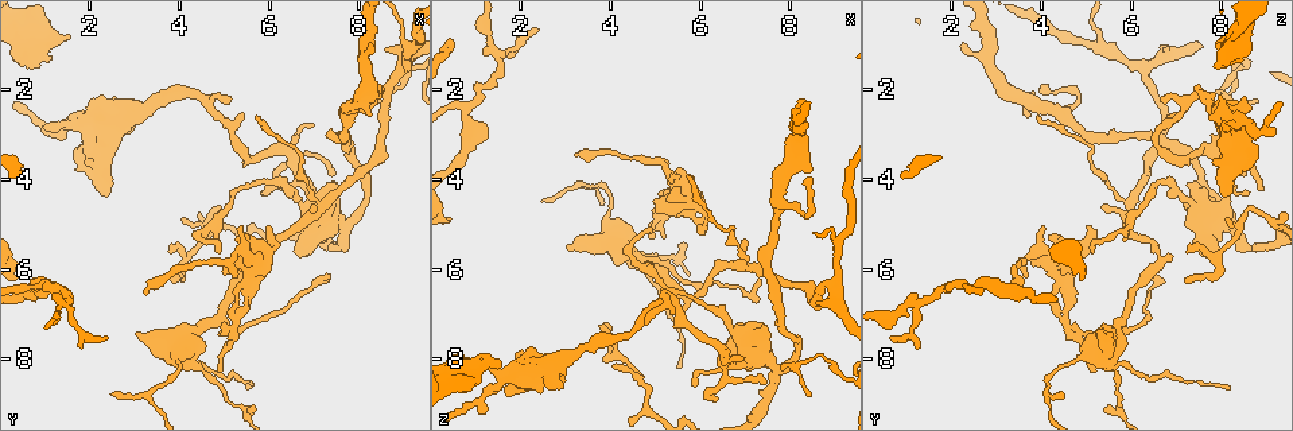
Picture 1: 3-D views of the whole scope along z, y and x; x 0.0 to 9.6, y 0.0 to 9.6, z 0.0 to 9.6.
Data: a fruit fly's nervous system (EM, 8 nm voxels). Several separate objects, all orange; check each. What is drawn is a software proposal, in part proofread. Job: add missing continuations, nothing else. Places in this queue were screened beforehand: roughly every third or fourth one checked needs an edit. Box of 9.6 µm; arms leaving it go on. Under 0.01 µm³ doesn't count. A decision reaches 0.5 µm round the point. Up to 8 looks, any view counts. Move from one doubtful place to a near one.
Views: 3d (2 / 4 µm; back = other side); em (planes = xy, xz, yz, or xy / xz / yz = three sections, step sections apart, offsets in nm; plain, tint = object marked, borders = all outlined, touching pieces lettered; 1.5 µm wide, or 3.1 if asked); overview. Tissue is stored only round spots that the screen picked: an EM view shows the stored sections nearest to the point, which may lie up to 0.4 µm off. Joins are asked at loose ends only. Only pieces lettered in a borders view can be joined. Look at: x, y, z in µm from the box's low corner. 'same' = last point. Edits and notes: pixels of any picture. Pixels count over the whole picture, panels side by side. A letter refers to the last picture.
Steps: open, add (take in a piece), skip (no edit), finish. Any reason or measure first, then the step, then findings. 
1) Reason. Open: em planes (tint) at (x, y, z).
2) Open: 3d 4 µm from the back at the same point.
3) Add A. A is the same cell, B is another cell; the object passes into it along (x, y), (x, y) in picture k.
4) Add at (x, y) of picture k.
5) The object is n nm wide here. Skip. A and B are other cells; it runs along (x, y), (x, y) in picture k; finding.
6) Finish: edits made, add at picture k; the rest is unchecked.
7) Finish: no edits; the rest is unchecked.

Thin end. Open: em planes (borders) at (3.25, 6.50, 3.50).

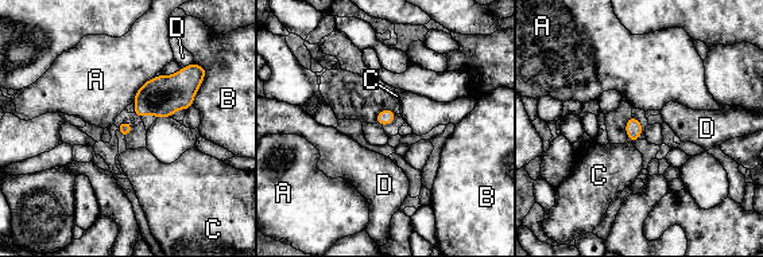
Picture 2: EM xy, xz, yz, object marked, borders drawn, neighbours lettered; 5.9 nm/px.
The object is 90 nm wide here. Skip. A, B, C and D are other cells; a border runs along (162, 74), (150, 78), (132, 100) in picture 2; none of them fits.

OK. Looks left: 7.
Stops while still wide. Open: em yz step 4 (borders) at (3.05, 7.40, 5.60).

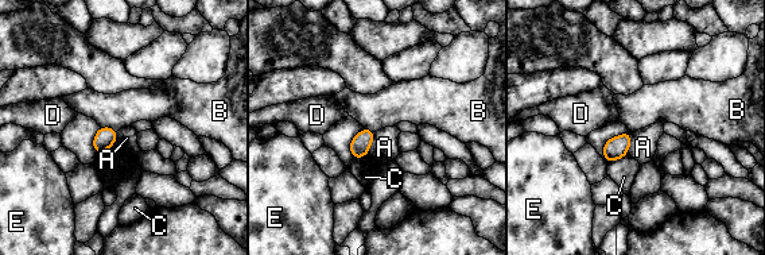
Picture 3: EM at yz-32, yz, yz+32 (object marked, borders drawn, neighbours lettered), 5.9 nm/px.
Cut it another way. Open: em planes (borders) at the same point.

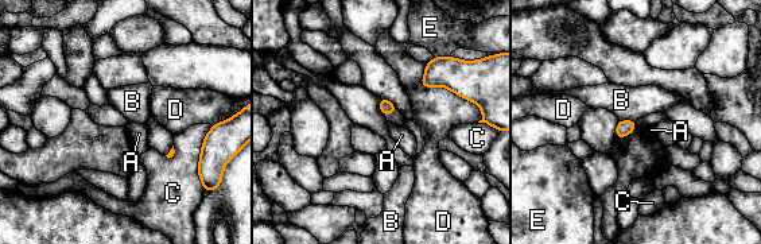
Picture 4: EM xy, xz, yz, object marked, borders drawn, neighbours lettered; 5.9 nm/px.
Skip. A, B, C, D and E are other cells; a border runs along (620, 119), (632, 119), (635, 122) in picture 4; no lettered piece goes on from it.

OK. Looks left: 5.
Free end. Open: 3d 2 µm at (3.80, 6.20, 7.30).

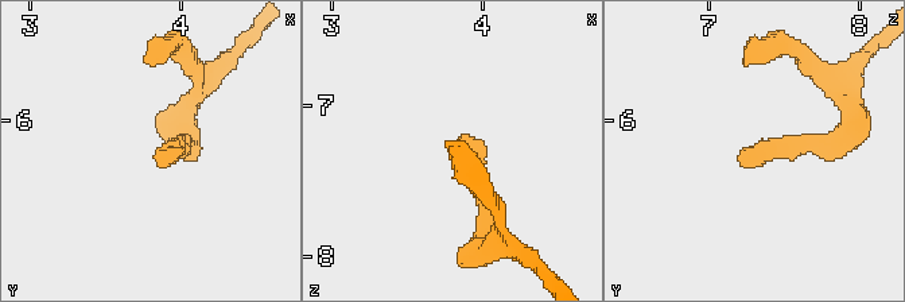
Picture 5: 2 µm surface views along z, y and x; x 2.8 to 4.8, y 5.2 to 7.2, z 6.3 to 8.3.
Shape alone is not enough. Open: em planes (plain) at (3.82, 6.22, 7.28).

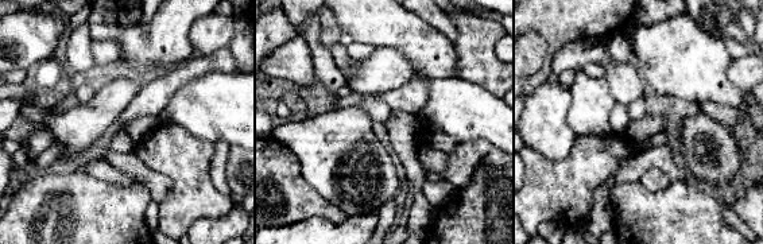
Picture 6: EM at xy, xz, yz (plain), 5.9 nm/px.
Open: em planes (borders) at the same point.

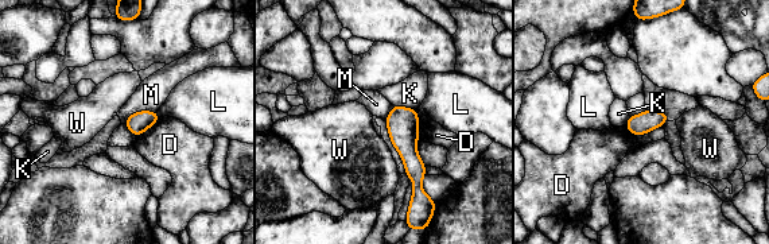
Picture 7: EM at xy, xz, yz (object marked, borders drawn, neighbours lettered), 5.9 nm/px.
The longest contact is with M, 220 nm. Skip. D, K, L, M and W are other cells; it runs along (395, 108), (416, 171), (415, 193) in picture 7; no lettered piece goes on from it.

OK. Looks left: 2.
Finish: no edits; the rest is unchecked.

